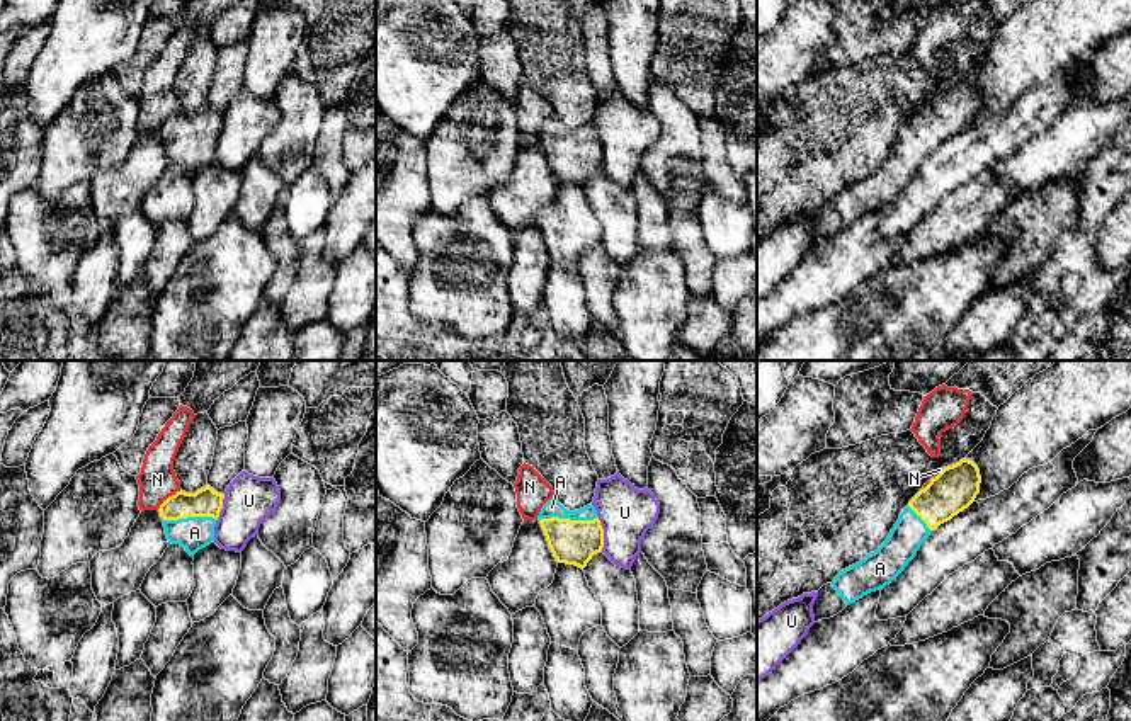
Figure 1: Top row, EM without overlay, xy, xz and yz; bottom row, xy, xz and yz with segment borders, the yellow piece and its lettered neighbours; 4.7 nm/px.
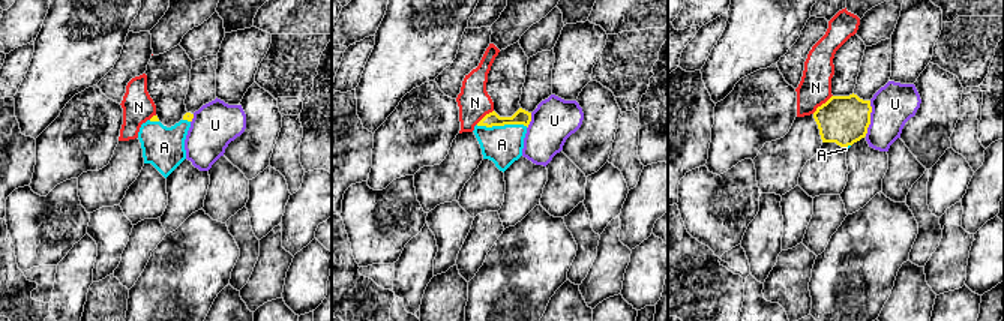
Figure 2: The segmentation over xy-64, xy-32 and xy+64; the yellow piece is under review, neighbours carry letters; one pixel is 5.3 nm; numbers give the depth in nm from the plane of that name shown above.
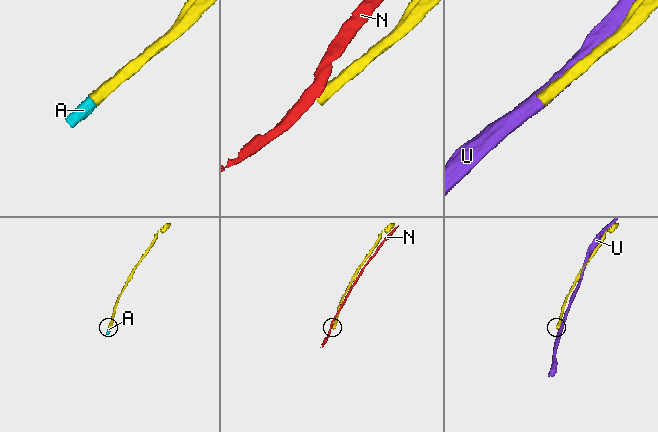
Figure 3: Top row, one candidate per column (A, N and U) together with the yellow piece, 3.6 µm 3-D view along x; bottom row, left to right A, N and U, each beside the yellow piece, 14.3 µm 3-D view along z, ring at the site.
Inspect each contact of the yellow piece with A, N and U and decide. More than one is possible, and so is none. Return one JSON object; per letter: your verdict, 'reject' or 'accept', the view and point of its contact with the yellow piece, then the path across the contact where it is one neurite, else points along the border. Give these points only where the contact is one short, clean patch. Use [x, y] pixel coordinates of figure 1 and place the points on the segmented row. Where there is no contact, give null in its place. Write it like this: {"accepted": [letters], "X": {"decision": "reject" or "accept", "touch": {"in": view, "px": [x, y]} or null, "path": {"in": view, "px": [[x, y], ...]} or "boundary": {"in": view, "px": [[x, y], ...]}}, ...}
{"accepted": ["A"], "A": {"decision": "accept", "touch": {"in": "xz", "px": [568, 519]}, "path": {"in": "xz", "px": [[570, 541], [568, 519], [551, 507]]}}, "N": {"decision": "reject", "touch": {"in": "xy", "px": [169, 497]}, "boundary": {"in": "xy", "px": [[181, 490], [172, 493], [157, 509]]}}, "U": {"decision": "reject", "touch": {"in": "xz", "px": [602, 533]}}}

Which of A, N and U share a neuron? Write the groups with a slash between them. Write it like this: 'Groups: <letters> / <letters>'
Groups: A / N / U

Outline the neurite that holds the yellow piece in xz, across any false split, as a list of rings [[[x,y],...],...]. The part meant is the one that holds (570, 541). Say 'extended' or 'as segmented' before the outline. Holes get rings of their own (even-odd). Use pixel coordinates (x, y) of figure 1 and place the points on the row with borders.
extended; [[[553,497],[543,505],[536,520],[558,563],[583,570],[604,548],[604,529],[594,505],[570,512]]]

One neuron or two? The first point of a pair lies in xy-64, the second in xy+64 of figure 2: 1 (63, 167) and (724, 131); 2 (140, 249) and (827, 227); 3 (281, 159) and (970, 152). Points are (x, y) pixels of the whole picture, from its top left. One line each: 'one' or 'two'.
1: one
2: one
3: one

